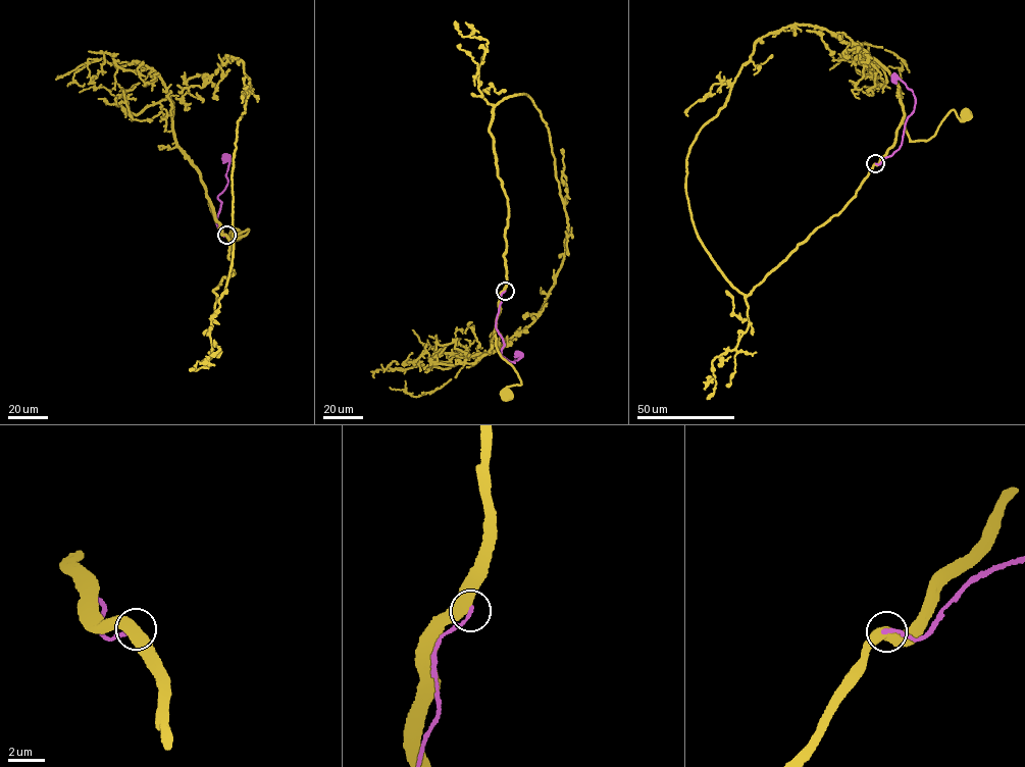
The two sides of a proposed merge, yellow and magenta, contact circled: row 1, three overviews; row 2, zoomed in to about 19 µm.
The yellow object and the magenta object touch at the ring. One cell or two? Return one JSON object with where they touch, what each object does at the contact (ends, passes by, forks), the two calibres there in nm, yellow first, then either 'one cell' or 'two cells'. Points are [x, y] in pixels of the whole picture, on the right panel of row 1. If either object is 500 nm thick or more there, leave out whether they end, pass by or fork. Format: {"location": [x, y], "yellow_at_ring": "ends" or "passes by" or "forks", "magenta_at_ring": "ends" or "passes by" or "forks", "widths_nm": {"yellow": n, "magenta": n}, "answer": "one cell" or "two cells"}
{"location": [875, 163], "widths_nm": {"yellow": 500, "magenta": 200}, "answer": "two cells"}

